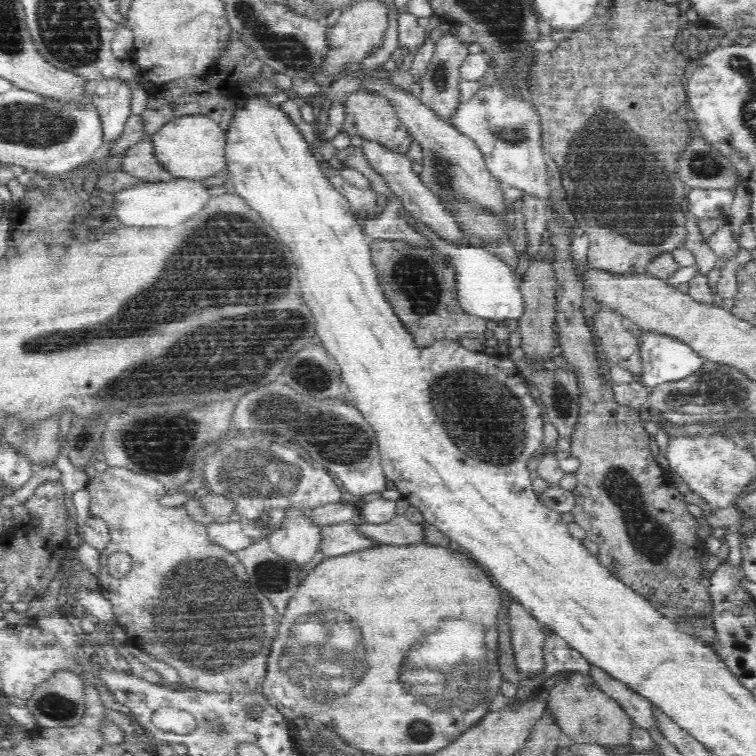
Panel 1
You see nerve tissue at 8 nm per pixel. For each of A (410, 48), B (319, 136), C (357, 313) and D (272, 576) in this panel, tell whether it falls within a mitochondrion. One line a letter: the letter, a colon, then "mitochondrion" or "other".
A: other
B: other
C: other
D: mitochondrion

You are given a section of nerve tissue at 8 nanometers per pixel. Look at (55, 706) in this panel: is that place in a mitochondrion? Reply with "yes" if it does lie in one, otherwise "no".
yes

